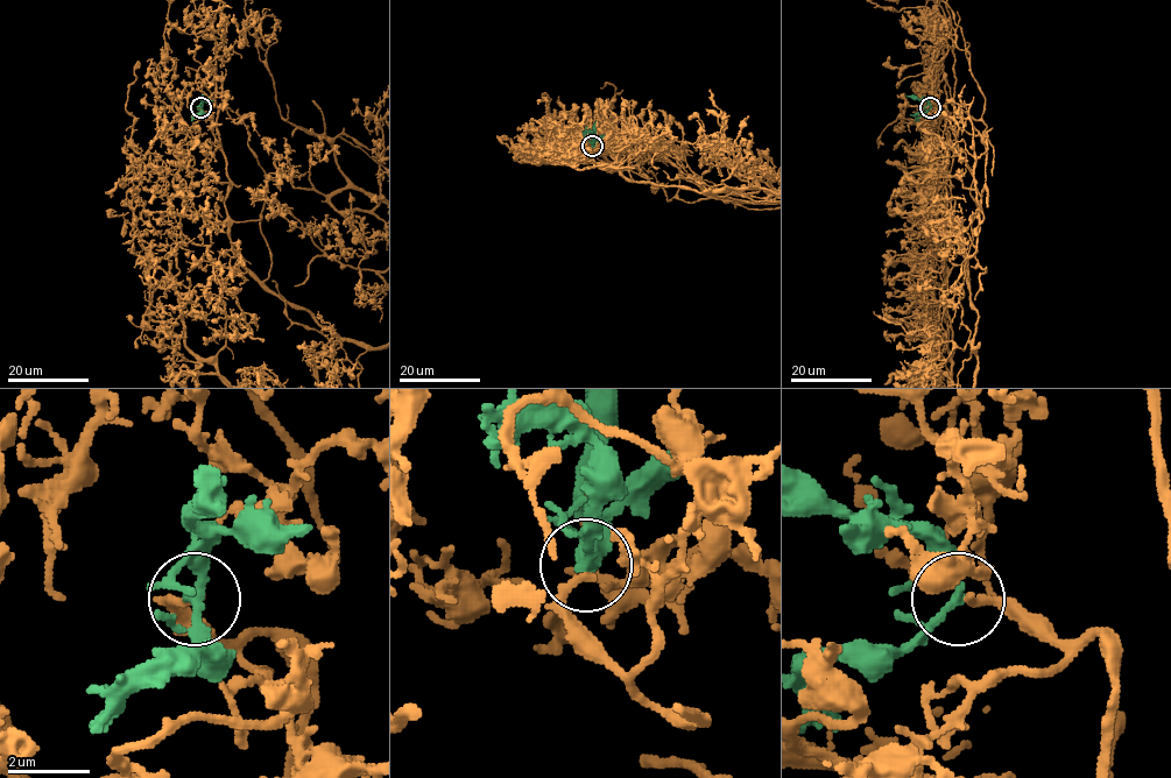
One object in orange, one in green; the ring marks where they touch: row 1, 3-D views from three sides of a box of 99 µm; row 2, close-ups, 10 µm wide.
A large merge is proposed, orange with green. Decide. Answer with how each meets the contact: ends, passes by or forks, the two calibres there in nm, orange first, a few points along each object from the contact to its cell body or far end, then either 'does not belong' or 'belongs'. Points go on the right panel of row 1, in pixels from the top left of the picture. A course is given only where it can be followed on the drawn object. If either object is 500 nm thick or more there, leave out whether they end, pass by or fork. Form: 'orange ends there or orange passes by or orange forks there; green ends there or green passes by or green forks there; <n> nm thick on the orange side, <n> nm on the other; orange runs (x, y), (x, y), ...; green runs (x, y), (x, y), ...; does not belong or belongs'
orange ends there; green forks there; 220 nm thick on the orange side, 190 nm on the other; green runs (930, 107), (924, 100), (904, 94); belongs

